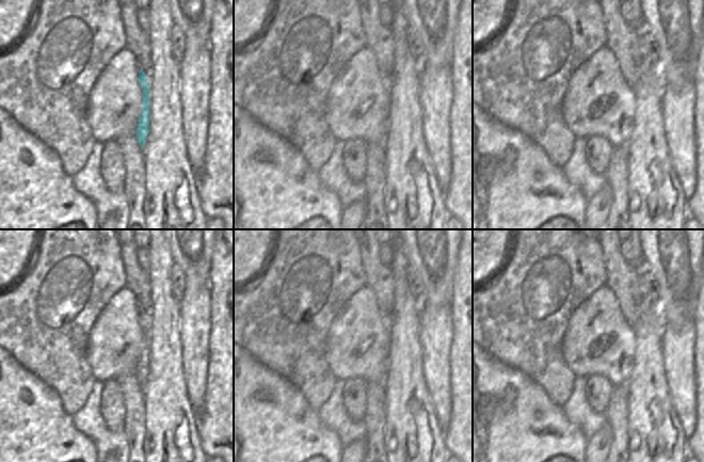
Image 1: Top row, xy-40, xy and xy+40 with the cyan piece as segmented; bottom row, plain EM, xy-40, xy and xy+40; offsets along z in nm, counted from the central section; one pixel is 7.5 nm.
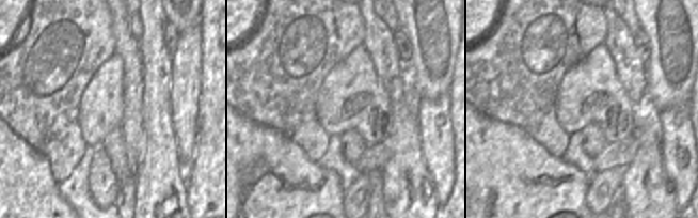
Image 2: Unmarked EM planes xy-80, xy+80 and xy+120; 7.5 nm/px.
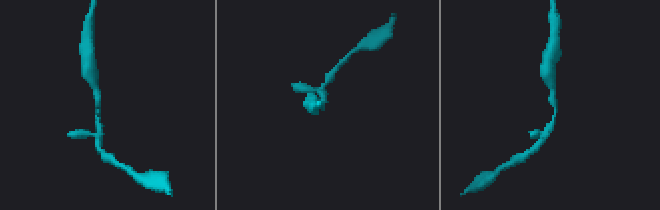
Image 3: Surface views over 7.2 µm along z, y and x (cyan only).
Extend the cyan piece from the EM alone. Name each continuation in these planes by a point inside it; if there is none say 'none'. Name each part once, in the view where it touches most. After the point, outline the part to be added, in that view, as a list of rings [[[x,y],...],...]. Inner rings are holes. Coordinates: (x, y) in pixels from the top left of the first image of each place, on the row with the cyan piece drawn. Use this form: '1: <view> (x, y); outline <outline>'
none

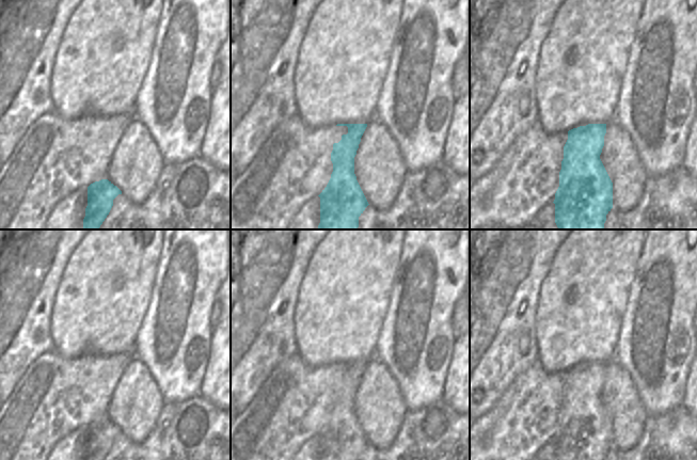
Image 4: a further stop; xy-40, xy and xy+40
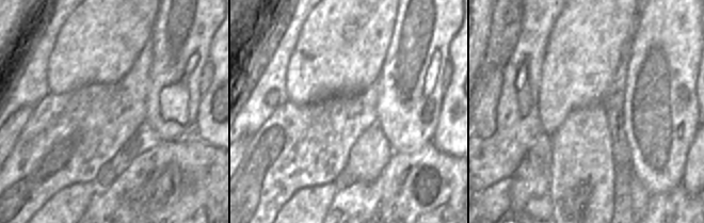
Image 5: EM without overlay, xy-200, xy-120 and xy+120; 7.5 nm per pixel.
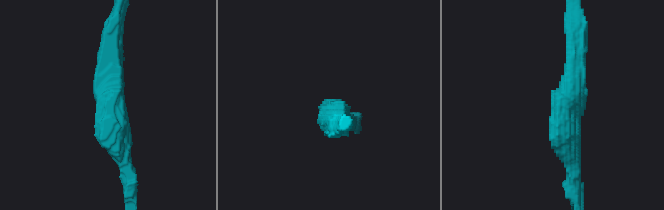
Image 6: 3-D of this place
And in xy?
none

